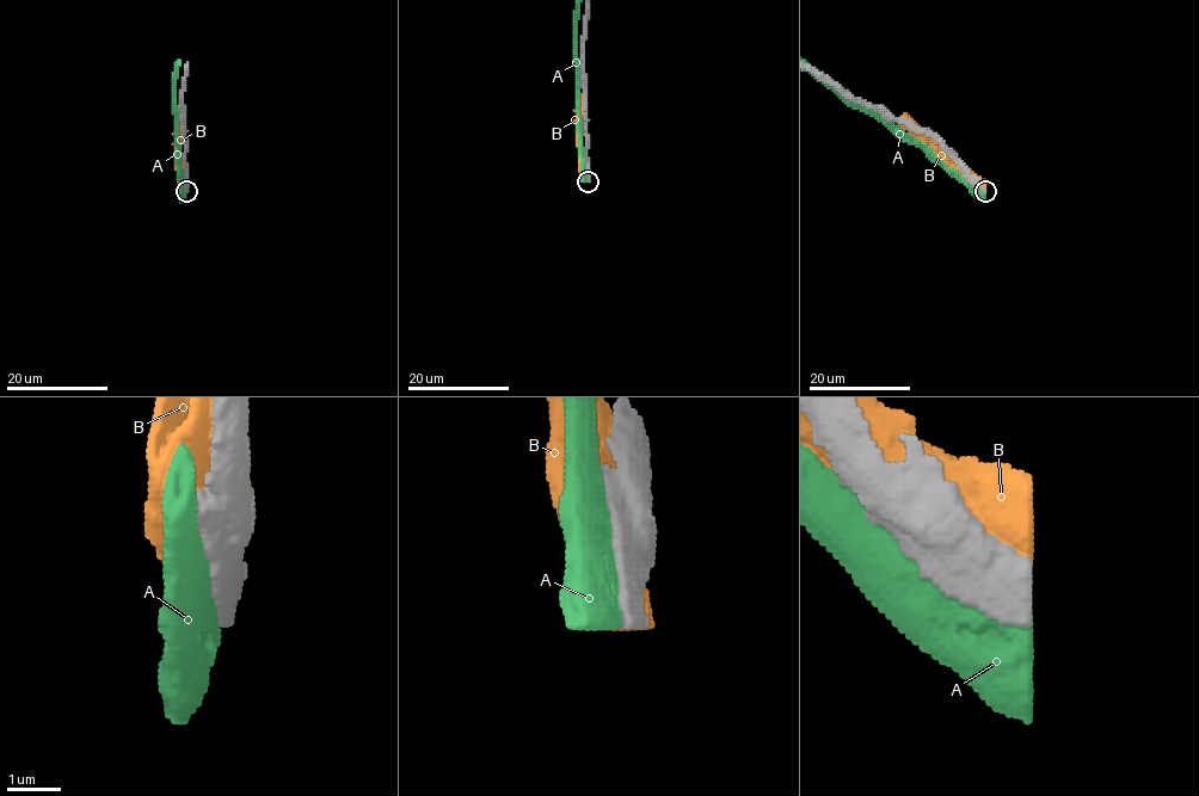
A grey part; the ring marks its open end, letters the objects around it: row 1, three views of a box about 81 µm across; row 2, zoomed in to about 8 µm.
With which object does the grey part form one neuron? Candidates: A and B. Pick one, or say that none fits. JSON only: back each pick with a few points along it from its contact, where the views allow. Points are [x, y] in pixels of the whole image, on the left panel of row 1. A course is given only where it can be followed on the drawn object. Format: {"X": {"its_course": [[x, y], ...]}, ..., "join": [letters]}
{"join": []}

